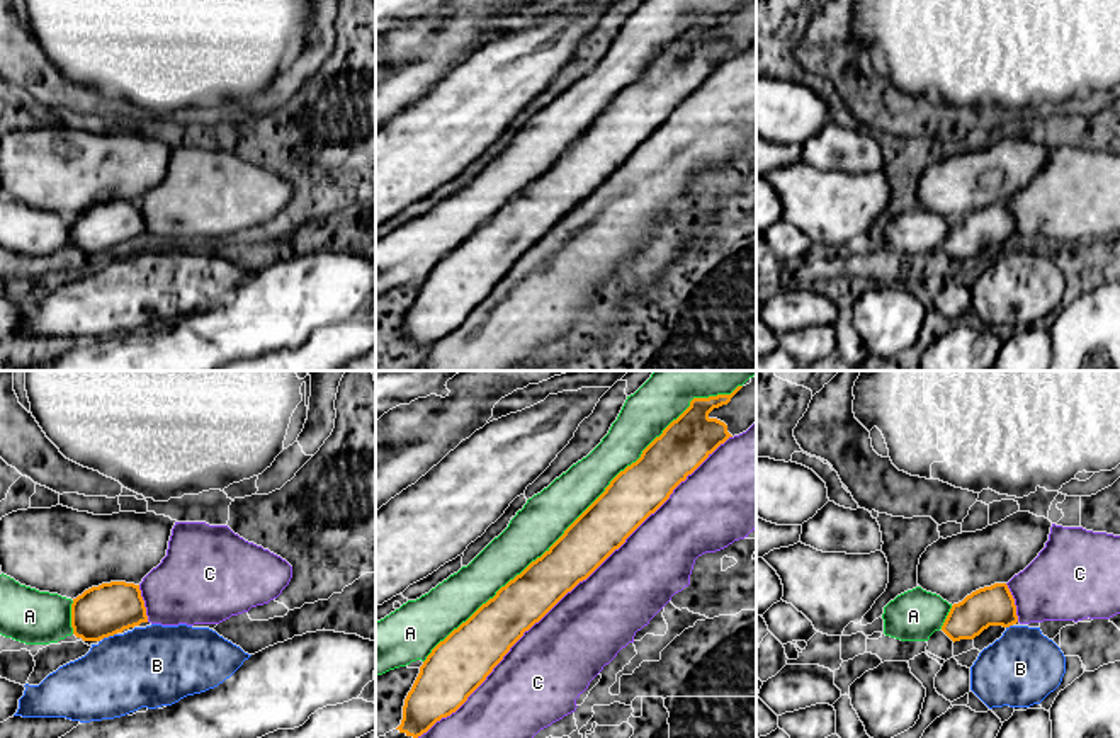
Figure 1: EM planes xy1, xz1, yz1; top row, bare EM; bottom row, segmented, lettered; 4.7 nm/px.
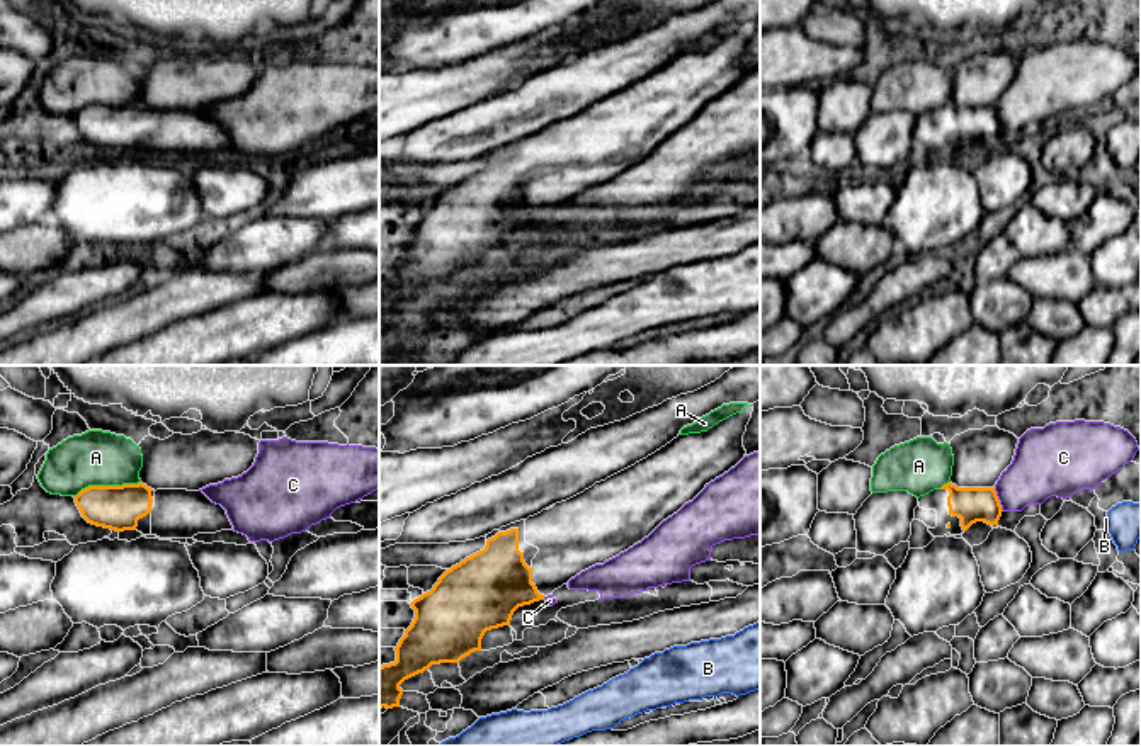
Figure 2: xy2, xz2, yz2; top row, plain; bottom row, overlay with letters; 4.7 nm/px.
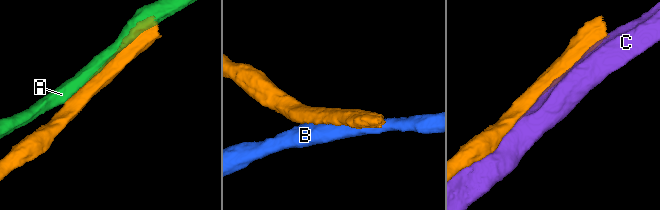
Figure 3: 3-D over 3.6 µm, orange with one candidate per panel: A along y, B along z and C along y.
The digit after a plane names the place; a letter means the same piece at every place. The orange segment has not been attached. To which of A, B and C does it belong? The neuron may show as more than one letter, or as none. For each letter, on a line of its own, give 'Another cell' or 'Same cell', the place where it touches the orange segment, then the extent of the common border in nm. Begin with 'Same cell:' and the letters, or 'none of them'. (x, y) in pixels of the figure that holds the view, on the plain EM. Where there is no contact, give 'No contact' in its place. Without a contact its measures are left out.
Same cell: none of them
A: Another cell. Touches orange at xz1 (583, 131). Shared border 2000 nm
B: Another cell. Touches orange at xy1 (109, 254). Shared border 80 nm
C: Another cell. Touches orange at xz1 (568, 210). Shared border 2100 nm

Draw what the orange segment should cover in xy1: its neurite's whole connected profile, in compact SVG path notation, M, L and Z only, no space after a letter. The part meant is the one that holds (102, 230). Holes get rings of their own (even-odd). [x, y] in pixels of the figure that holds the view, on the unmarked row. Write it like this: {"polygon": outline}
{"polygon": "M110 201L73 218L71 247L83 260L100 260L148 241L139 204Z"}

